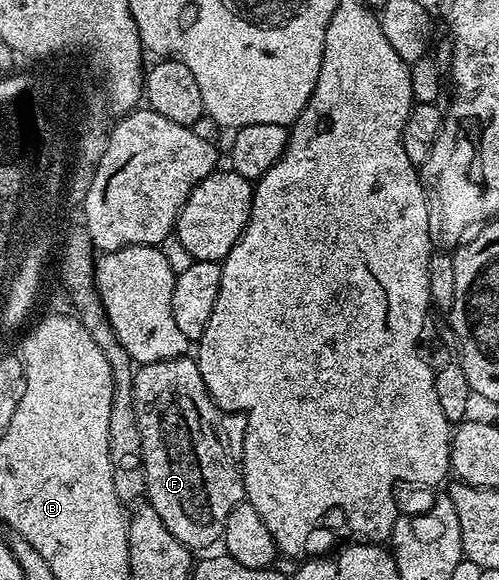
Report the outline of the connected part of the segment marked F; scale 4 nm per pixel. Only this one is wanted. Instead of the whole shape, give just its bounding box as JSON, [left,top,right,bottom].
[134,356,244,548]

